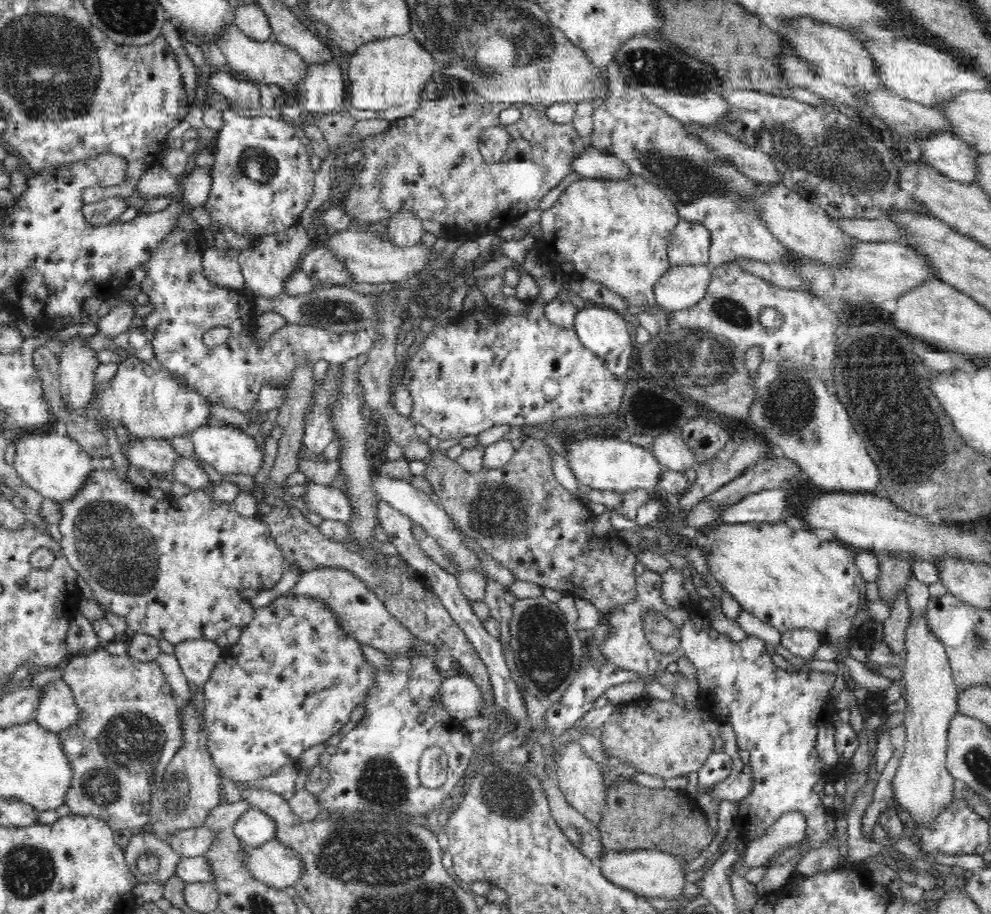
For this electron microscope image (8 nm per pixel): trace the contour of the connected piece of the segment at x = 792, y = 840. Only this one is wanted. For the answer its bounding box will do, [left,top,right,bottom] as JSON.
[734,812,808,877]

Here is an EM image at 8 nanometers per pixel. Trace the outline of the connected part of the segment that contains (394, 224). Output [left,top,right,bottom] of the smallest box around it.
[387,209,422,245]

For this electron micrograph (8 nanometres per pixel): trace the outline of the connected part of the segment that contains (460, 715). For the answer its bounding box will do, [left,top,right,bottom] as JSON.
[442,674,484,721]

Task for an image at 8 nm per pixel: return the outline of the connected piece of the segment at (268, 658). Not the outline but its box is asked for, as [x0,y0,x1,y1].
[202,595,375,783]

